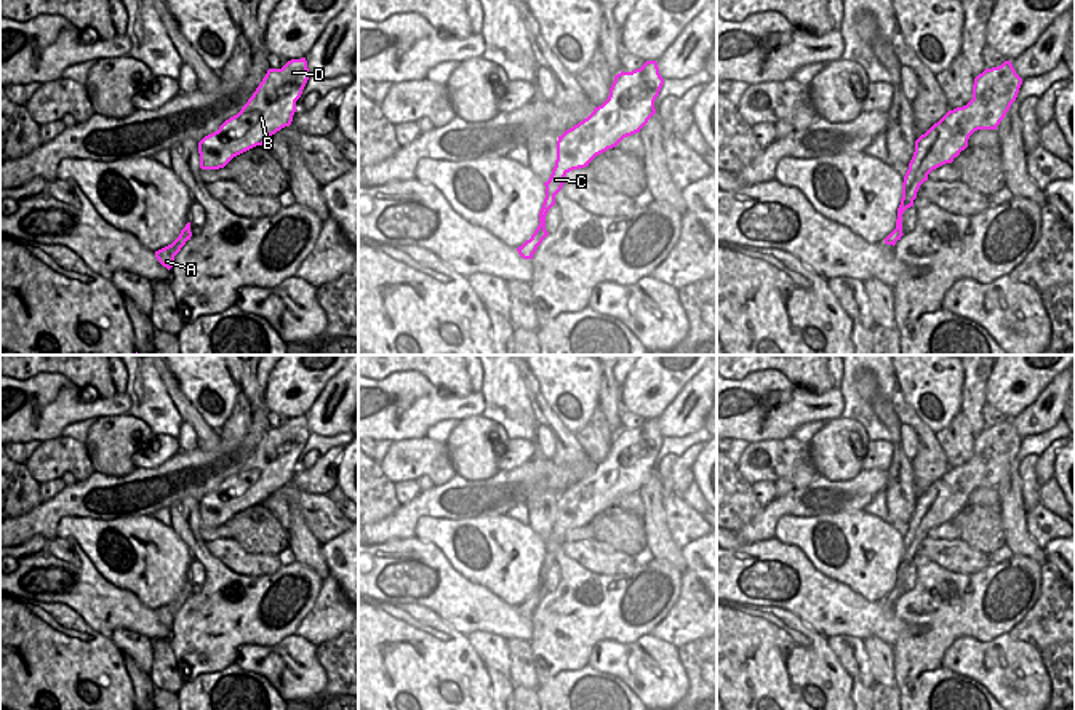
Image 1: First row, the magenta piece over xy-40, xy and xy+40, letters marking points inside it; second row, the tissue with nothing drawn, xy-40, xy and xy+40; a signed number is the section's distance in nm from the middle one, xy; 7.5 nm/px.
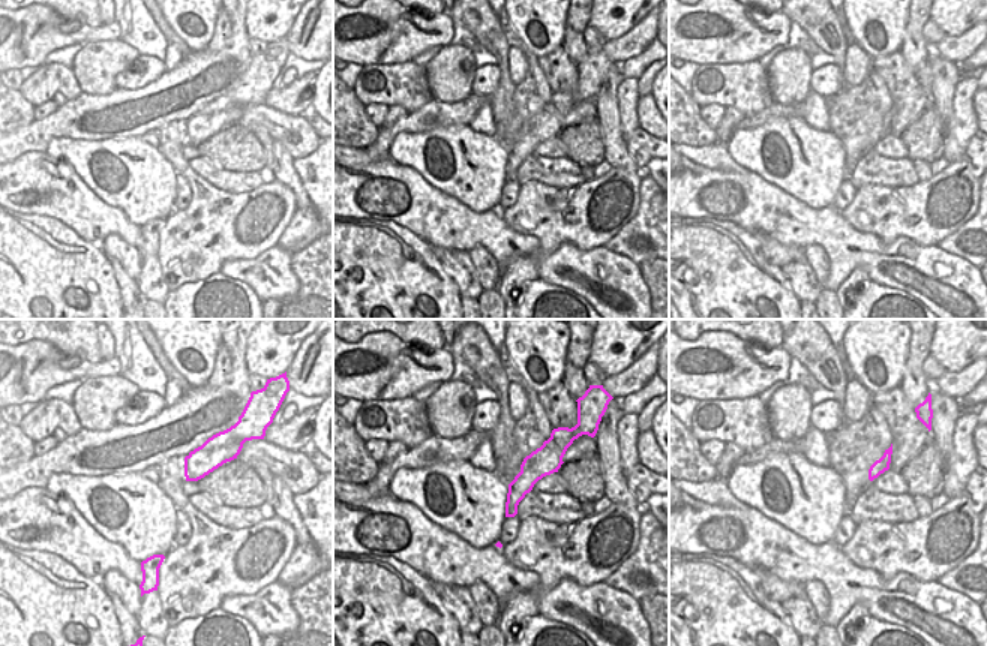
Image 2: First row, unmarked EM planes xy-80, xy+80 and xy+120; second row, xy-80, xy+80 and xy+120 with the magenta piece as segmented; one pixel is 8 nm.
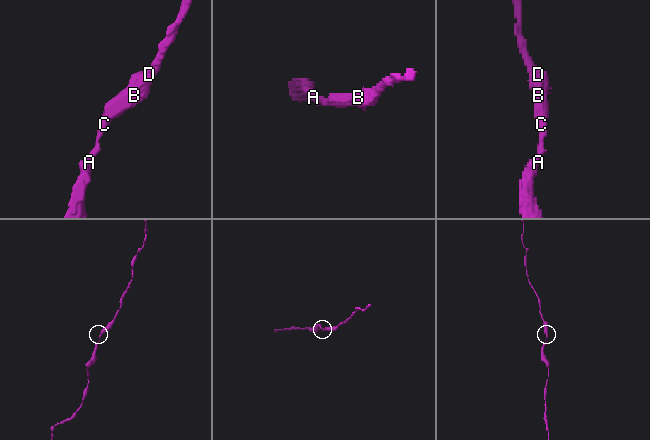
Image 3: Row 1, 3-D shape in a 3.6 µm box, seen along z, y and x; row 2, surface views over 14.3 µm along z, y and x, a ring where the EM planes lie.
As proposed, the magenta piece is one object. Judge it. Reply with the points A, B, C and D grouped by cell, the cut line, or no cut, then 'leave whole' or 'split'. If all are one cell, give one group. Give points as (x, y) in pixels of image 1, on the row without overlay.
A B C D; no cut; leave whole

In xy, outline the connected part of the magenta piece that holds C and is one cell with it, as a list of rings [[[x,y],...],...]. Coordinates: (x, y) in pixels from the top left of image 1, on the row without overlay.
[[[646,419],[640,427],[614,433],[608,457],[593,470],[566,488],[557,499],[557,518],[545,544],[545,556],[539,569],[539,584],[522,604],[517,606],[523,617],[533,617],[538,604],[549,593],[545,574],[555,563],[555,553],[563,545],[565,534],[589,521],[608,507],[616,505],[624,496],[640,491],[656,472],[654,459],[664,443],[656,419]]]

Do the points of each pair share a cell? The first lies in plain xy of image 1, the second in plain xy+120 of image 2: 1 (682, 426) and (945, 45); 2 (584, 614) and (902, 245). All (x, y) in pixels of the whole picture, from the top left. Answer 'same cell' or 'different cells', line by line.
1: same cell
2: different cells

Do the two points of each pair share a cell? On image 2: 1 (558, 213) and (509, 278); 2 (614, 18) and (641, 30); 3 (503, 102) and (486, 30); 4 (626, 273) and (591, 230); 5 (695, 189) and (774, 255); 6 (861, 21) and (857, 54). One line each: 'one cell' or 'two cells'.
1: one cell
2: two cells
3: one cell
4: two cells
5: two cells
6: two cells

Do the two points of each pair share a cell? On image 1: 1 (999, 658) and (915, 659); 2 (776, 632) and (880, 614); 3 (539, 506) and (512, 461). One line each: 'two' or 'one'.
1: two
2: two
3: two

